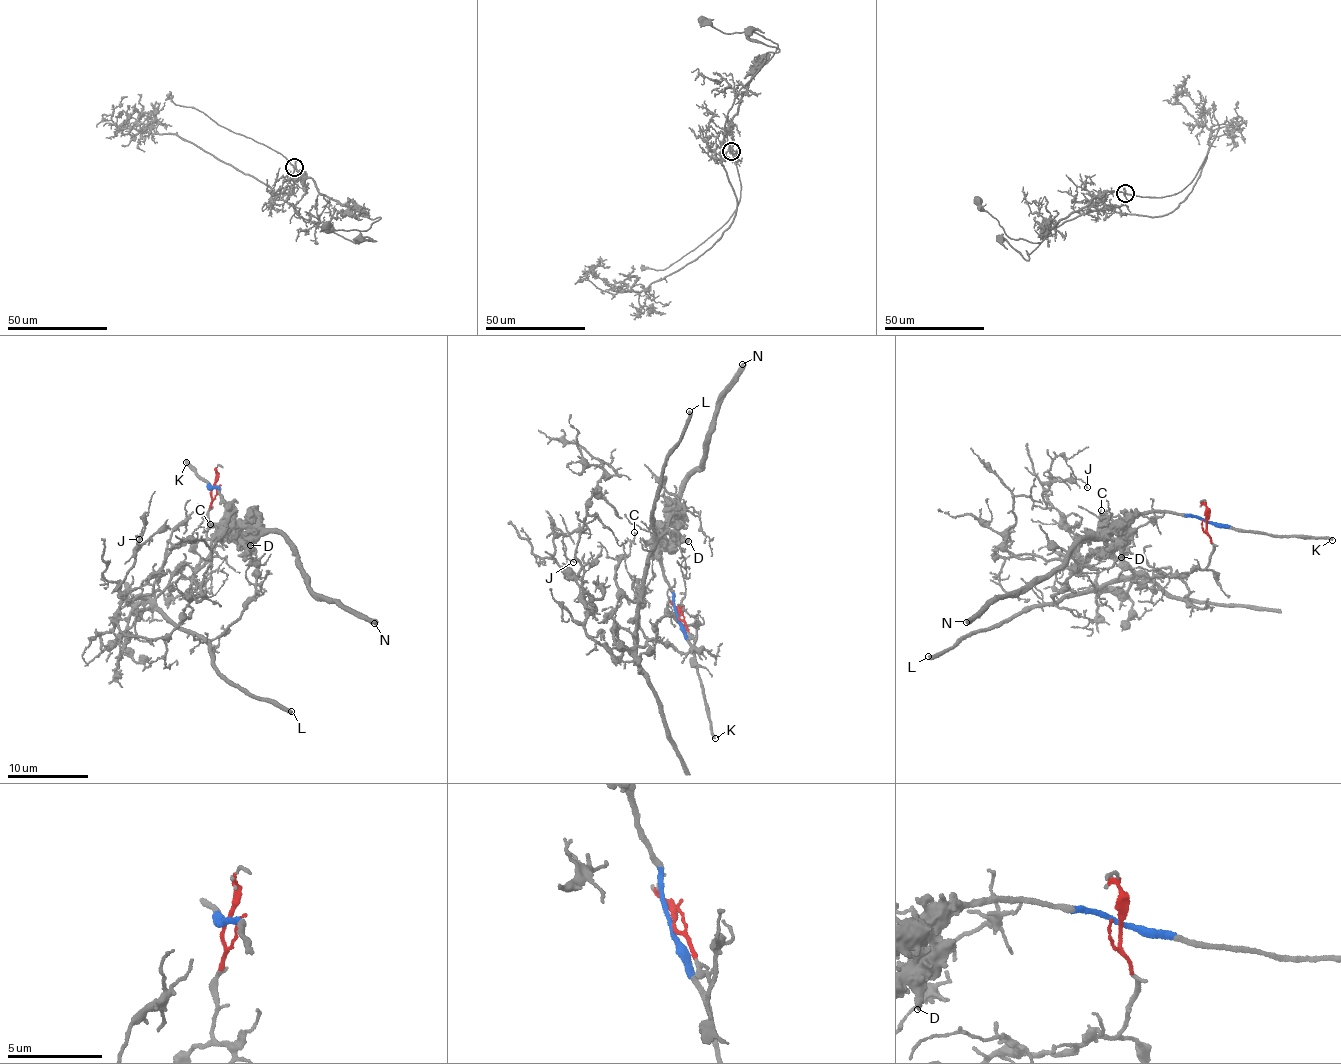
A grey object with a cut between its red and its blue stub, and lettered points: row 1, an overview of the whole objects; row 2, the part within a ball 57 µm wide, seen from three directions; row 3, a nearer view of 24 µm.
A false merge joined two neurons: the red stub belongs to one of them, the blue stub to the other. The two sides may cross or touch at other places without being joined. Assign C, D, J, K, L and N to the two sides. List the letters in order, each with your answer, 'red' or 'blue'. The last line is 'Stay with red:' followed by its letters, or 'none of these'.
C: red
D: blue
J: red
K: blue
L: red
N: blue
Stay with red: C, J, L

